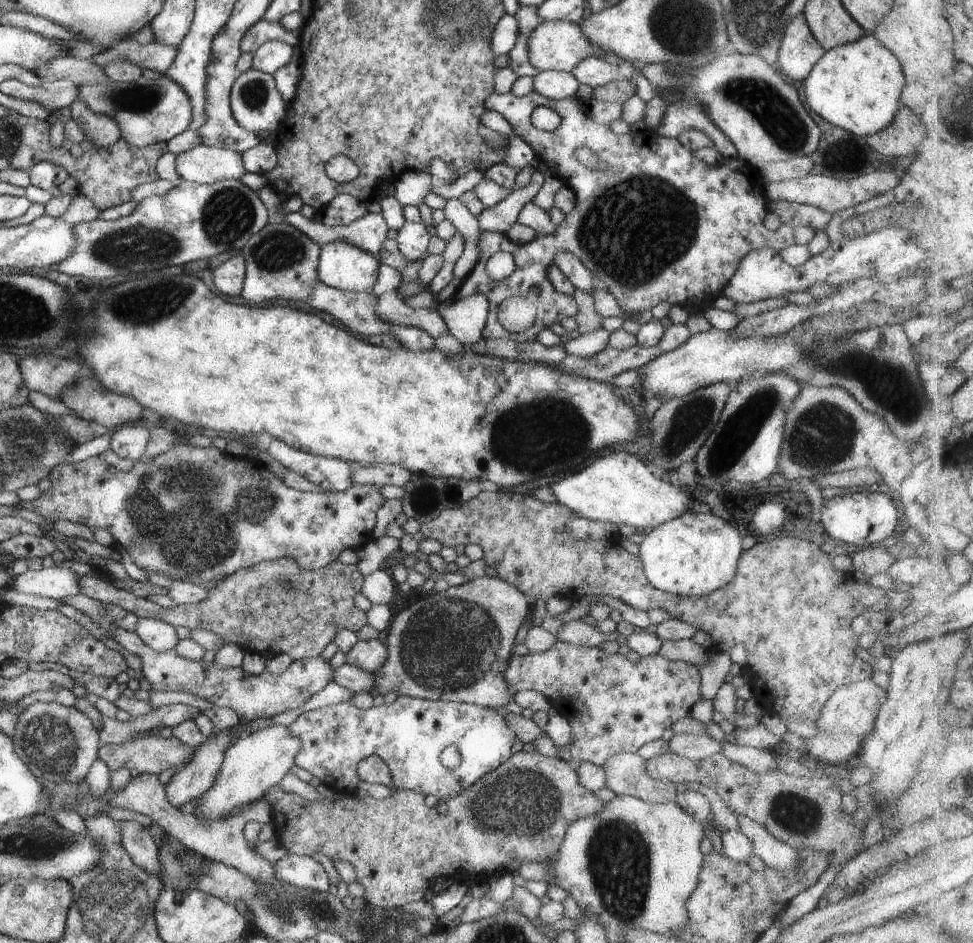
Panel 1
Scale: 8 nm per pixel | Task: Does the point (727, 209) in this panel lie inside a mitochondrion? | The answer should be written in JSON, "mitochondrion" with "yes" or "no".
{"mitochondrion":"no"}

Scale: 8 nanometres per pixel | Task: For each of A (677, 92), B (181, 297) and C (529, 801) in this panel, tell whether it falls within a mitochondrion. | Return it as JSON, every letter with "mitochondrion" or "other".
{"A":"other","B":"mitochondrion","C":"mitochondrion"}

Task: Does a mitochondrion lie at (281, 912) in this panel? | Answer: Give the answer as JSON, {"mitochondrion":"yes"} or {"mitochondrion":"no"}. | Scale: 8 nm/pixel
{"mitochondrion":"yes"}

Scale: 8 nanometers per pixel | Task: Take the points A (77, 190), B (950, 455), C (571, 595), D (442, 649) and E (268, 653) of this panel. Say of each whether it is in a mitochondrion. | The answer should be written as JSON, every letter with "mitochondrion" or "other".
{"A":"other","B":"other","C":"other","D":"mitochondrion","E":"other"}

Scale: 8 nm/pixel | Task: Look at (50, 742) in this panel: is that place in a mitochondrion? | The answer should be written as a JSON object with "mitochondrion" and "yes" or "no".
{"mitochondrion":"yes"}

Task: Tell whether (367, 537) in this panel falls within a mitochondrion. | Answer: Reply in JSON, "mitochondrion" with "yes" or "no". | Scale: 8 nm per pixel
{"mitochondrion":"no"}

